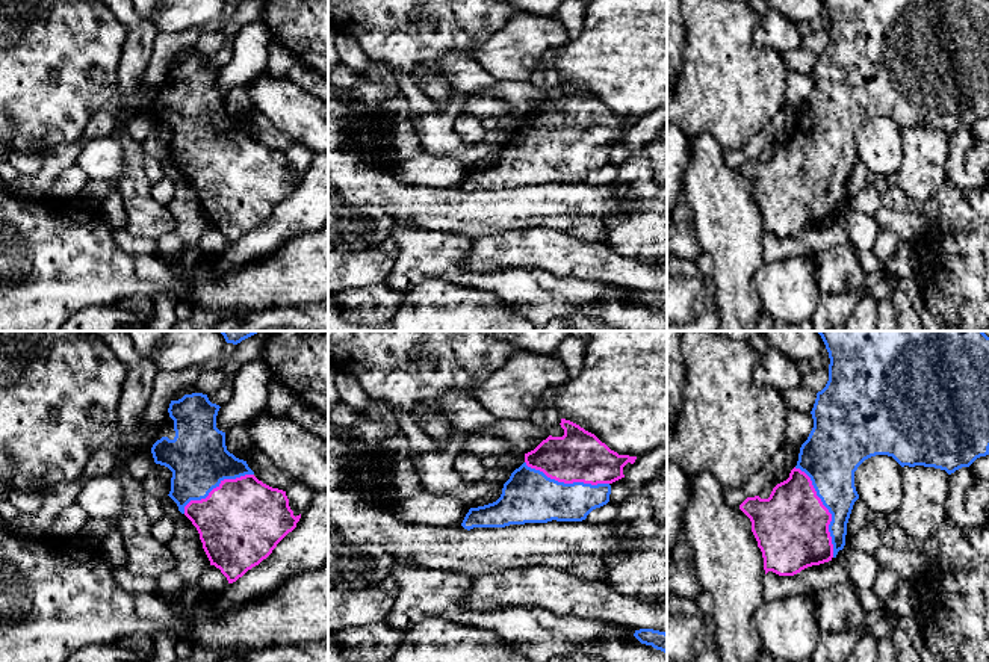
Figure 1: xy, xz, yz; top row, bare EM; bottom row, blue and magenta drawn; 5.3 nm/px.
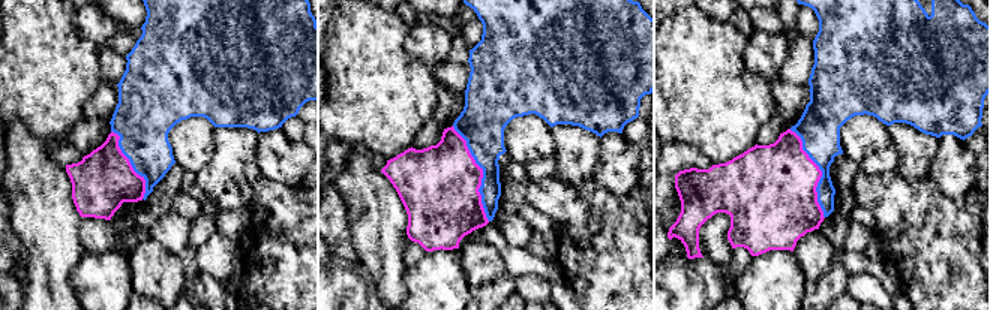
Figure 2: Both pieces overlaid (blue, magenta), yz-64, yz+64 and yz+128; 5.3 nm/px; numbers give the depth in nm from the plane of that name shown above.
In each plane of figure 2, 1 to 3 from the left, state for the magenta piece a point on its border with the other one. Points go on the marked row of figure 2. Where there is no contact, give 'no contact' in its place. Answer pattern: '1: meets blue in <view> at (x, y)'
1: meets blue in yz-64 at (131, 163)
2: meets blue in yz+64 at (483, 174)
3: meets blue in yz+128 at (822, 172)

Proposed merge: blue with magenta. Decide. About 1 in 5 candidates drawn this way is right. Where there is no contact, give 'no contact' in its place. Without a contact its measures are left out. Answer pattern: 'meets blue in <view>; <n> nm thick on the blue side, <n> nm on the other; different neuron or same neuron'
meets blue in yz; 280 nm thick on the blue side, 400 nm on the other; same neuron

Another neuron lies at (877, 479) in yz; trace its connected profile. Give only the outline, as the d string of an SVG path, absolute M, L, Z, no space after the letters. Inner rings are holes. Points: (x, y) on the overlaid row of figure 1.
M888 455L871 456L854 472L854 487L870 511L891 514L903 497L901 466Z

